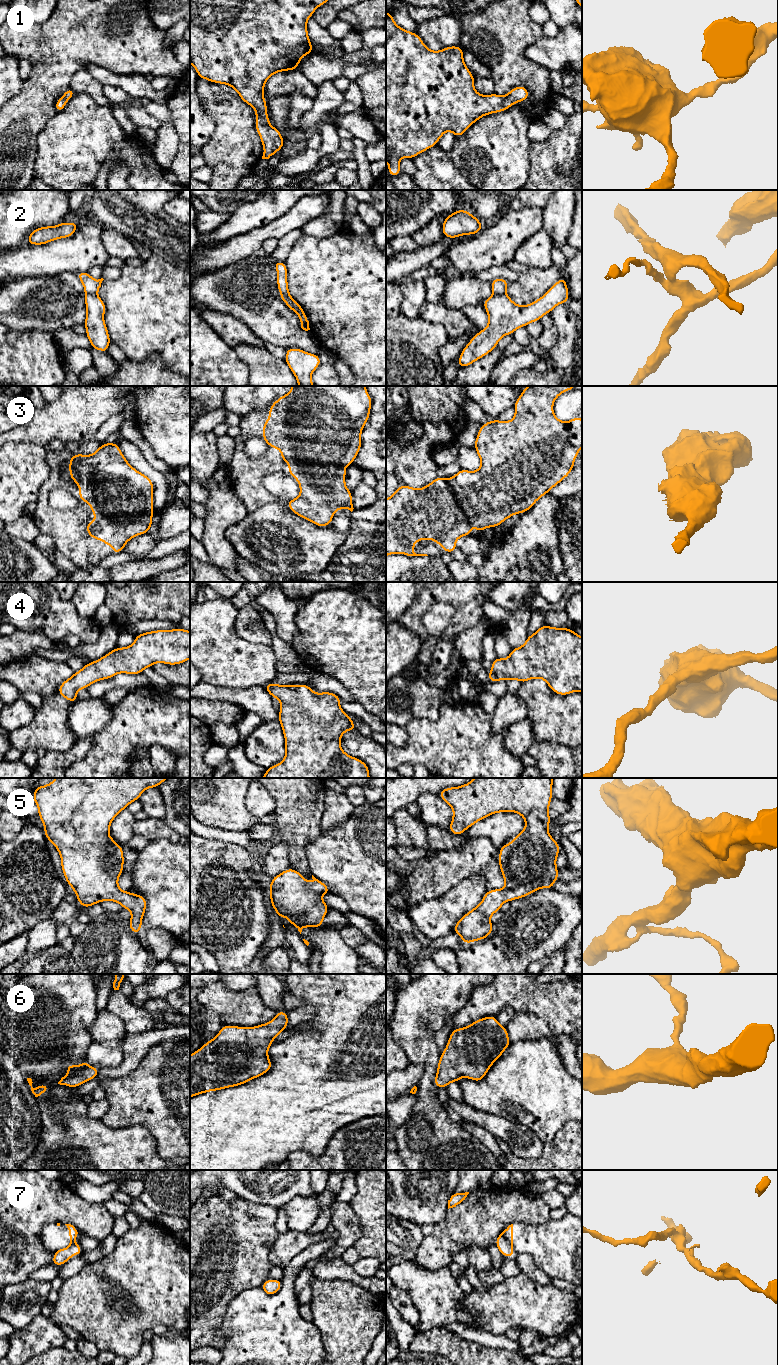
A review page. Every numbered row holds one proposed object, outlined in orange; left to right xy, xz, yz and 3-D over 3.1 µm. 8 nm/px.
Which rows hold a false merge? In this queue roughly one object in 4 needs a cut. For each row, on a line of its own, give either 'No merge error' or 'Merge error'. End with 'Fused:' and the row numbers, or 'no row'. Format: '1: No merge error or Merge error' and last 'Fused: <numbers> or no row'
1: No merge error
2: Merge error
3: No merge error
4: No merge error
5: No merge error
6: No merge error
7: Merge error
Fused: 2, 7

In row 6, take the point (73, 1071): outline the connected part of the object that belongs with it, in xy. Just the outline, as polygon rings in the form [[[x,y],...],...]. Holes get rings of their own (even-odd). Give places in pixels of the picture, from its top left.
[[[86,1059],[79,1066],[68,1063],[66,1069],[69,1073],[62,1077],[58,1084],[72,1088],[95,1079],[99,1073],[99,1068],[89,1066]]]

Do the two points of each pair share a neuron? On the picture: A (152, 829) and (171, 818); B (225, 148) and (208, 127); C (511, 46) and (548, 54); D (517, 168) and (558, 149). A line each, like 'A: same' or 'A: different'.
A: different
B: different
C: different
D: different

